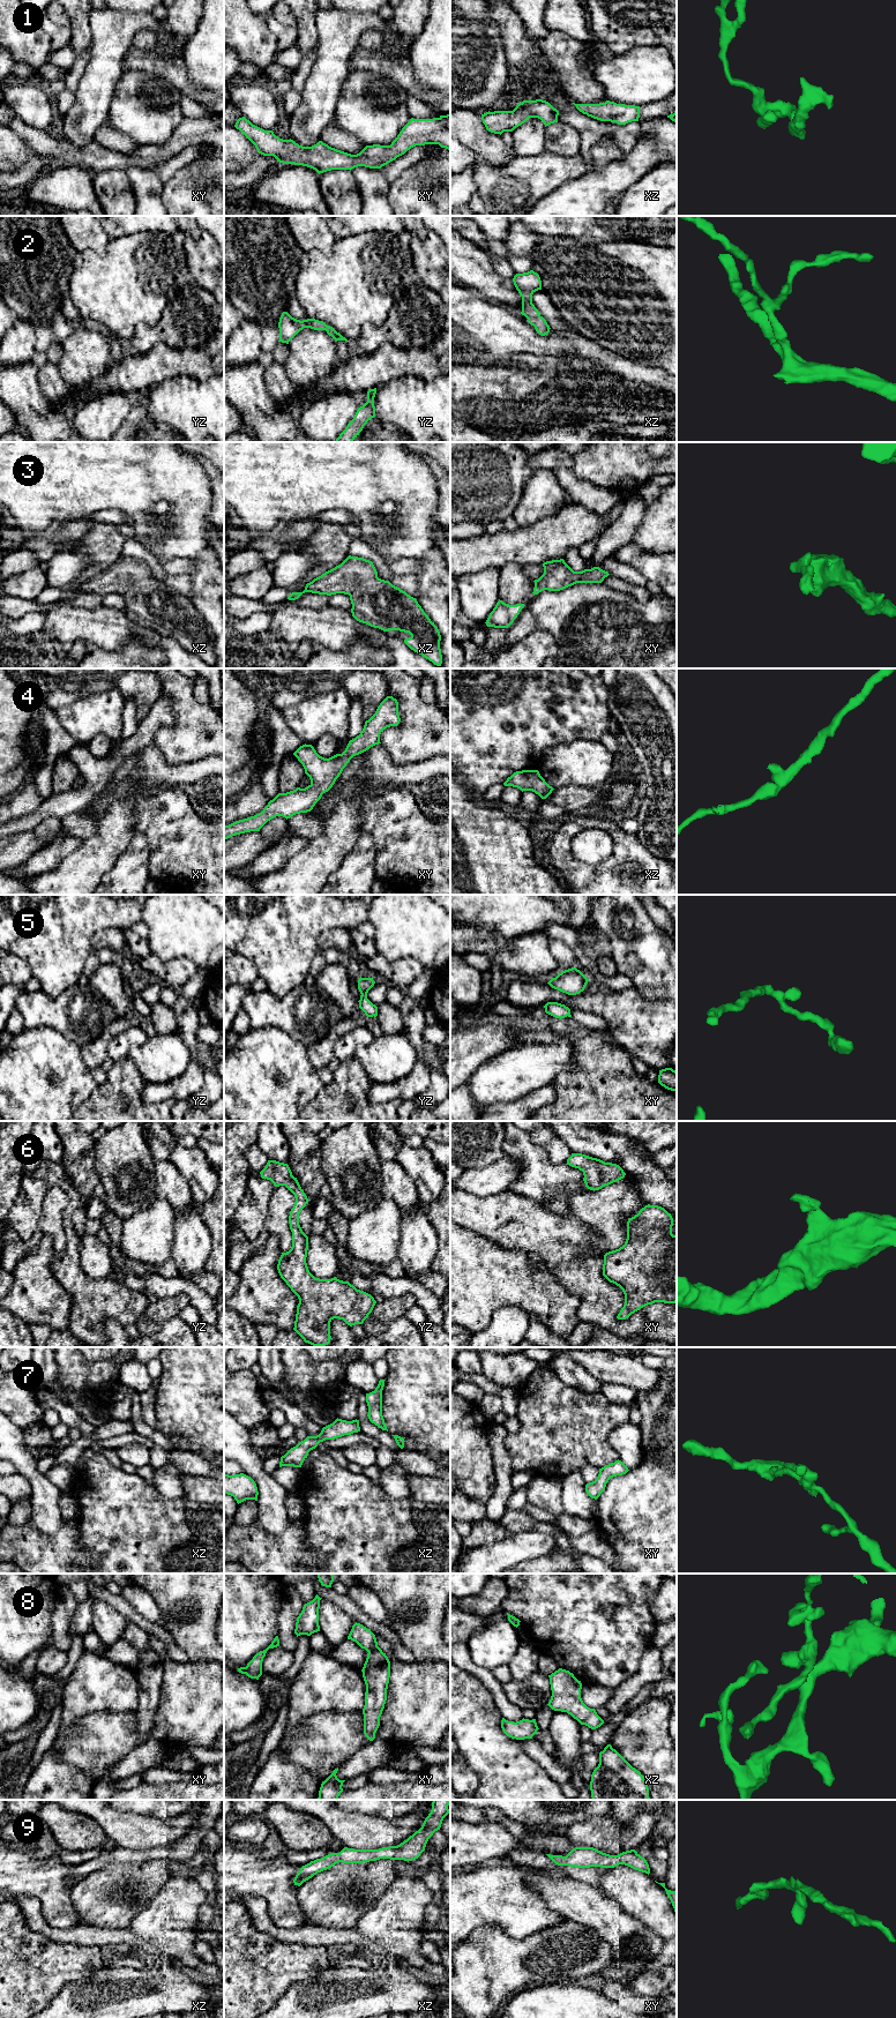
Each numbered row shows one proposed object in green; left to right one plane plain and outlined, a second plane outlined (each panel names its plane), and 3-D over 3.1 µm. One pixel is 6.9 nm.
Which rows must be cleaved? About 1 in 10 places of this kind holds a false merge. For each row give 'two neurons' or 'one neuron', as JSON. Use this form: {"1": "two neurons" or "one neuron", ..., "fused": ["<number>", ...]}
{"1": "one neuron", "2": "one neuron", "3": "one neuron", "4": "one neuron", "5": "one neuron", "6": "one neuron", "7": "one neuron", "8": "one neuron", "9": "one neuron", "fused": []}

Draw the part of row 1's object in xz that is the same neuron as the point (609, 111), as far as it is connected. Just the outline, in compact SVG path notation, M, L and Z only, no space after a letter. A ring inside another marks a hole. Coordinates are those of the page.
M610 100L599 104L573 104L583 114L600 121L626 125L632 121L639 121L640 118L640 106L635 105L617 104Z

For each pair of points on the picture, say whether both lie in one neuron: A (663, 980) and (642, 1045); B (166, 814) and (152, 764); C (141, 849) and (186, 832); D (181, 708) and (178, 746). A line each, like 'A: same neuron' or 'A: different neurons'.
A: different neurons
B: different neurons
C: different neurons
D: same neuron

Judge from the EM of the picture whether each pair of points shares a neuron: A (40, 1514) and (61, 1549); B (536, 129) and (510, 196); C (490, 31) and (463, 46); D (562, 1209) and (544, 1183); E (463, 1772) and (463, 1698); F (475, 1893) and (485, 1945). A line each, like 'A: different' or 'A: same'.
A: different
B: different
C: same
D: same
E: different
F: different

